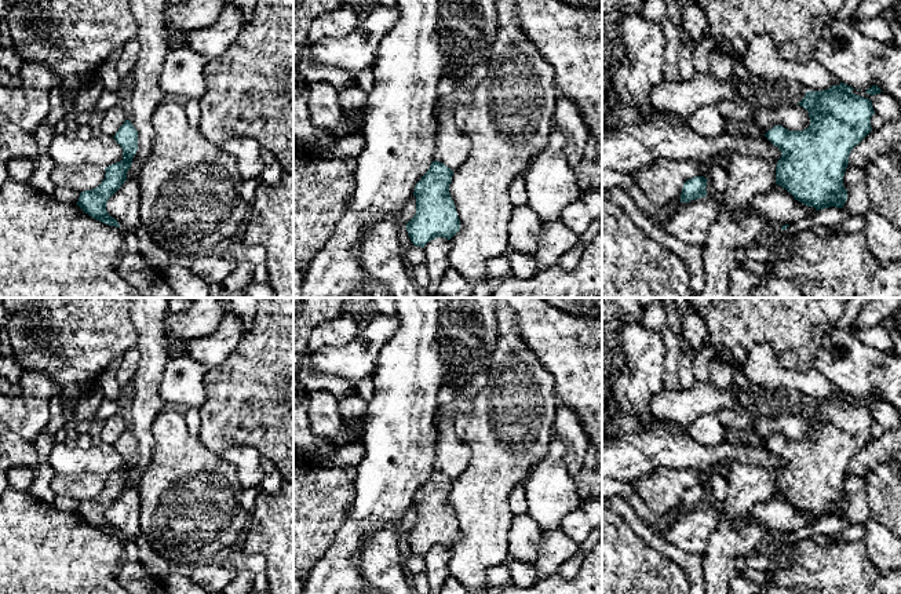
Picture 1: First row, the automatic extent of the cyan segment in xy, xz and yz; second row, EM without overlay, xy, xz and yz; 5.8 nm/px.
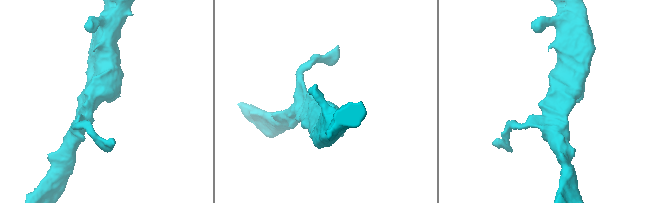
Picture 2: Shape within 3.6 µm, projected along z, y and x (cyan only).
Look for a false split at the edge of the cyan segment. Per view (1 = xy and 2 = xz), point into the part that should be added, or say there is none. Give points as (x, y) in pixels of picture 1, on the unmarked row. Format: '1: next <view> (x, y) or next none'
1: next none
2: next none

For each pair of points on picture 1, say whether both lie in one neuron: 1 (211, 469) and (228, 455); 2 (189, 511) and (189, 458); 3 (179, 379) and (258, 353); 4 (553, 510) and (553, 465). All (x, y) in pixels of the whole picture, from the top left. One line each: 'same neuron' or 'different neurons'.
1: different neurons
2: same neuron
3: different neurons
4: same neuron

